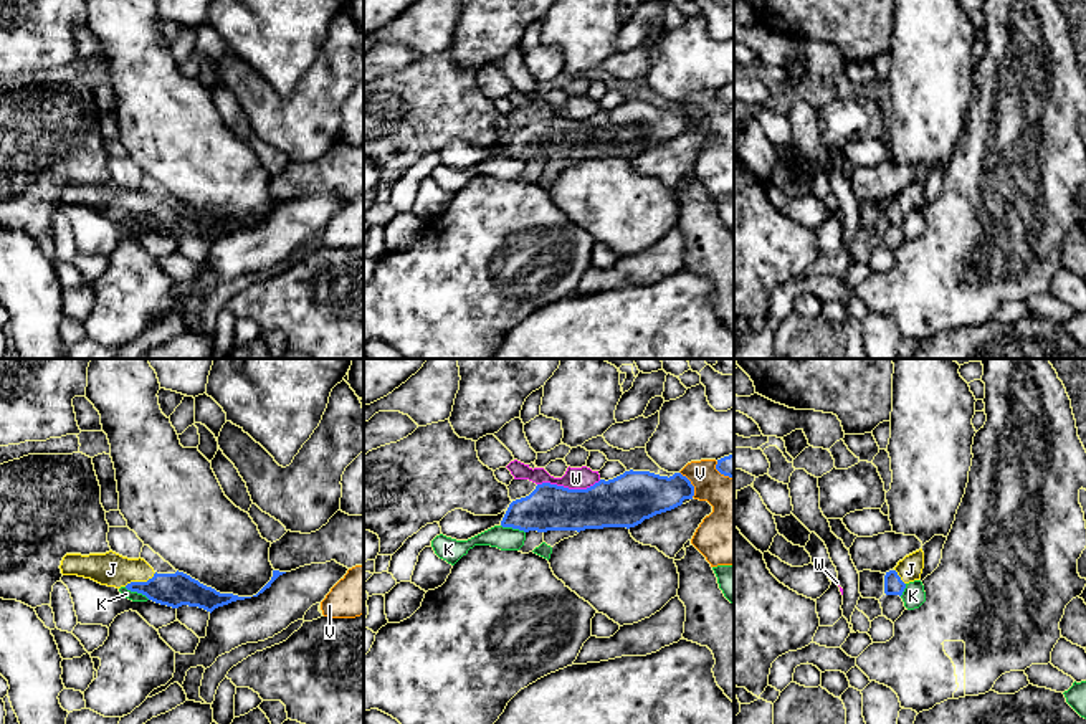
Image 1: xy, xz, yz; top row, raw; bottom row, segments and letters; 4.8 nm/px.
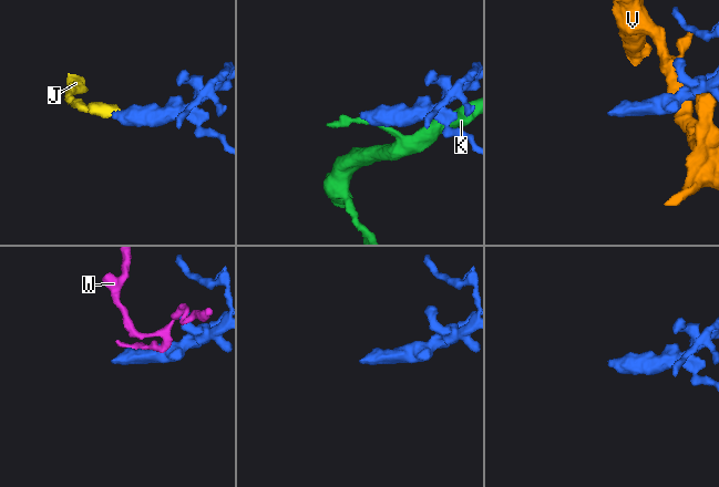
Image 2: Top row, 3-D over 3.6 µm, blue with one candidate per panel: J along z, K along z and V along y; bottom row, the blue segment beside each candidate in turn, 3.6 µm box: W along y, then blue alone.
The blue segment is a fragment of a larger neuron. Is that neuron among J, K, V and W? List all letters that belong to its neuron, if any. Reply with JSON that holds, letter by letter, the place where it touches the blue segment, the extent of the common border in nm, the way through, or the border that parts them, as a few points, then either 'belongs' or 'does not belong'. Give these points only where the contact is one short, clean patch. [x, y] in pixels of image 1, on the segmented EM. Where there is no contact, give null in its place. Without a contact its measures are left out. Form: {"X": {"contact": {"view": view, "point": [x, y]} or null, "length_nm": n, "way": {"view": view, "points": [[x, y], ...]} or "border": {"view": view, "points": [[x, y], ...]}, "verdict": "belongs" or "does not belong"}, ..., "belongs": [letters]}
{"J": {"contact": {"view": "xy", "point": [139, 582]}, "length_nm": 170, "way": {"view": "xy", "points": [[177, 589], [162, 589], [139, 582], [129, 572], [111, 569]]}, "verdict": "belongs"}, "K": {"contact": {"view": "xy", "point": [138, 592]}, "length_nm": 140, "border": {"view": "xy", "points": [[124, 587], [141, 592], [149, 599]]}, "verdict": "does not belong"}, "V": {"contact": {"view": "xz", "point": [691, 485]}, "length_nm": 140, "border": {"view": "xz", "points": [[680, 471], [693, 486], [693, 496]]}, "verdict": "does not belong"}, "W": {"contact": {"view": "xz", "point": [567, 488]}, "length_nm": 320, "verdict": "does not belong"}, "belongs": ["J"]}

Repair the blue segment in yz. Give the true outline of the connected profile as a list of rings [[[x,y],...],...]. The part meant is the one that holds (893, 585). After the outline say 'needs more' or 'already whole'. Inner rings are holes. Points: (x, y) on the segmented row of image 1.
[[[922,549],[906,555],[898,565],[884,575],[884,593],[903,595],[909,582],[919,580],[924,569]]]; needs more

